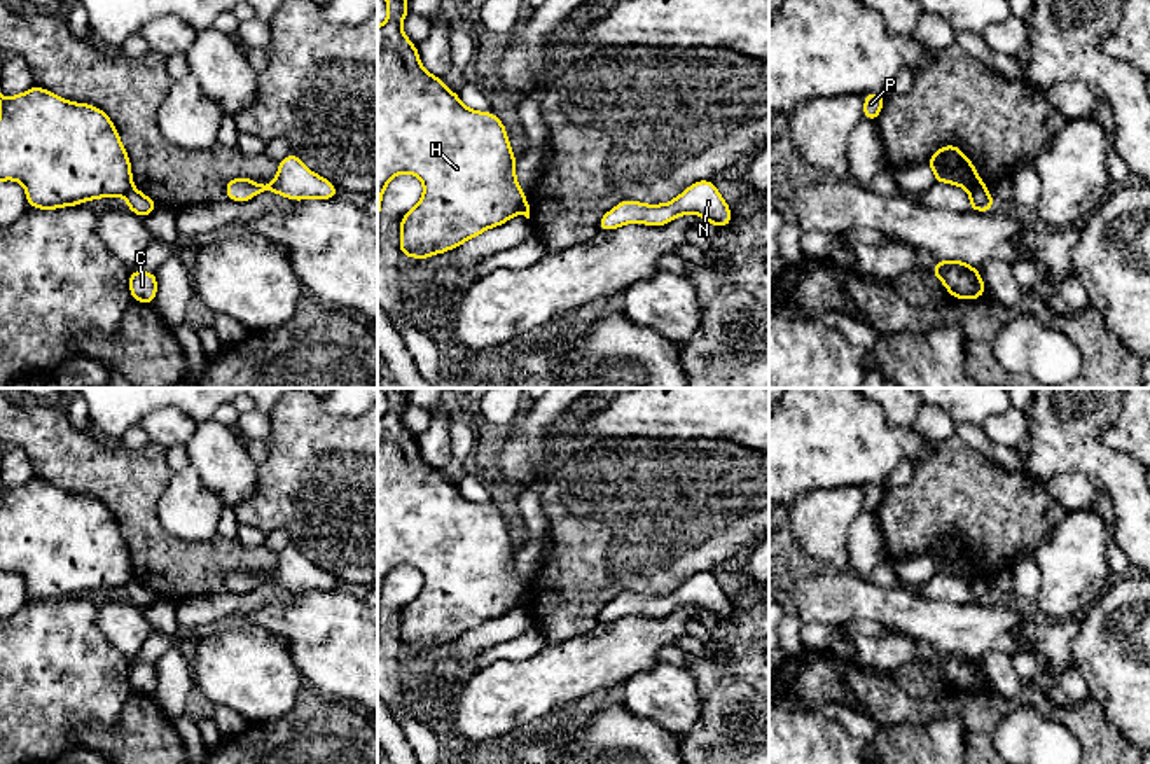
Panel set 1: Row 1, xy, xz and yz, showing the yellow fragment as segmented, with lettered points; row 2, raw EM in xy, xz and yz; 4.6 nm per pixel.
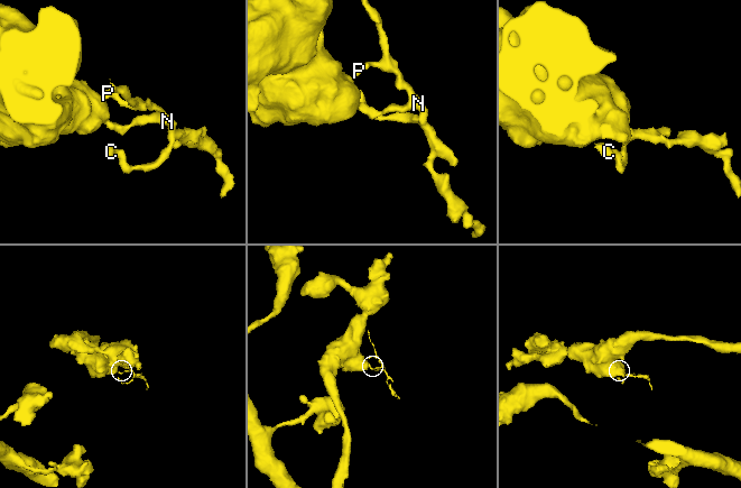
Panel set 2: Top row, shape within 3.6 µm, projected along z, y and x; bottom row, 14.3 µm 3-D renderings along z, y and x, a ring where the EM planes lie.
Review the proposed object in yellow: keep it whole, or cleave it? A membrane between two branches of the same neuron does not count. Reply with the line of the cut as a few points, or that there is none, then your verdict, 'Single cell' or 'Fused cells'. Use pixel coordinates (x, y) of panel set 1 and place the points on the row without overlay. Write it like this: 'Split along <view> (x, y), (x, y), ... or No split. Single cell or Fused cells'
Split along yz (983, 576), (970, 584). Fused cells

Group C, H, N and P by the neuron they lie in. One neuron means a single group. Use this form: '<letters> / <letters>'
C N P / H

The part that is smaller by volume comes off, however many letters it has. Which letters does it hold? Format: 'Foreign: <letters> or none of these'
Foreign: C, N, P

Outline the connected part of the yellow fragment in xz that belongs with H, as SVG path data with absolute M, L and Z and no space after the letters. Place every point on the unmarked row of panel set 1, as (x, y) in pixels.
M383 388L383 390L388 395L388 409L383 416L378 418L378 626L379 626L381 589L388 573L400 565L416 566L425 579L423 589L411 603L407 603L402 608L398 635L400 635L402 649L428 650L430 647L437 647L460 638L467 631L479 628L489 619L505 615L507 612L510 612L514 607L521 603L521 596L526 593L526 587L516 572L516 547L507 531L507 519L493 504L477 504L467 500L460 493L458 484L453 484L444 477L444 470L439 470L423 460L416 437L402 423L402 413L409 406L405 388Z

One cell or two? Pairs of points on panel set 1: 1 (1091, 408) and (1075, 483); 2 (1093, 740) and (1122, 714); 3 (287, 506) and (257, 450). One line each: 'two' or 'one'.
1: two
2: two
3: two

